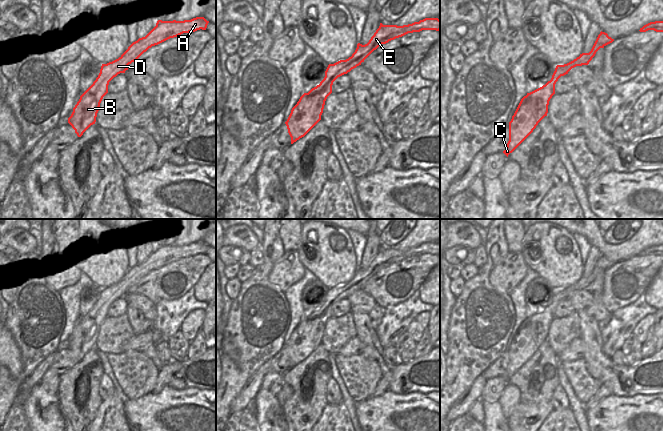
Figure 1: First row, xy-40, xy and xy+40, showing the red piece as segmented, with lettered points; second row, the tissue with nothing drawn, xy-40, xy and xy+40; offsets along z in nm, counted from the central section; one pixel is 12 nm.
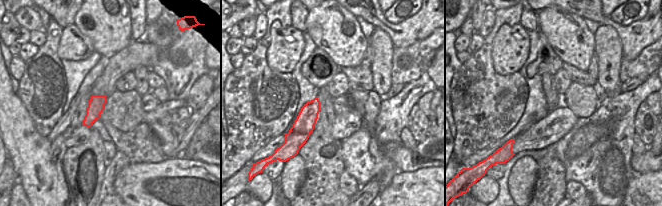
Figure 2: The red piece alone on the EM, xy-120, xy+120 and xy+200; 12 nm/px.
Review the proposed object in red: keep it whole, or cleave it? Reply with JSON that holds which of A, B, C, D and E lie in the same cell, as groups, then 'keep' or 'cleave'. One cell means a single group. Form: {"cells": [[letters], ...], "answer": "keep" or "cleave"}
{"cells": [["A", "B", "C", "D", "E"]], "answer": "keep"}

